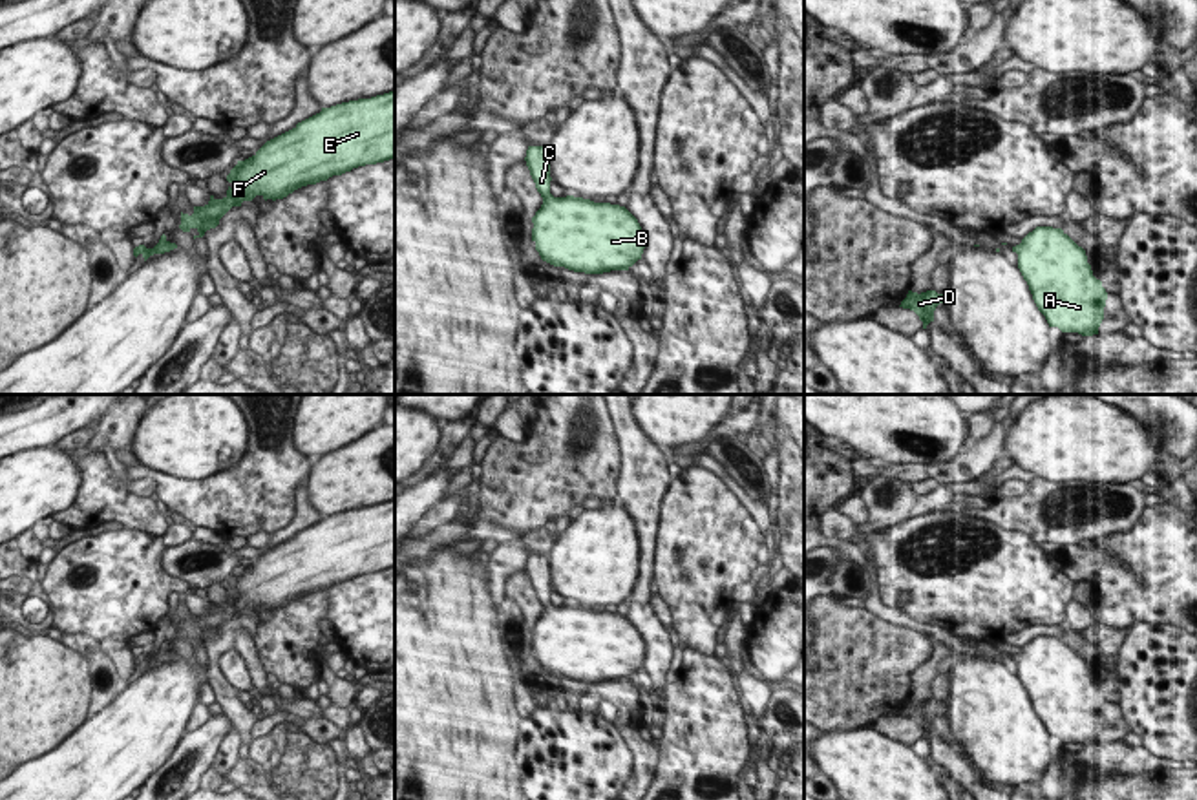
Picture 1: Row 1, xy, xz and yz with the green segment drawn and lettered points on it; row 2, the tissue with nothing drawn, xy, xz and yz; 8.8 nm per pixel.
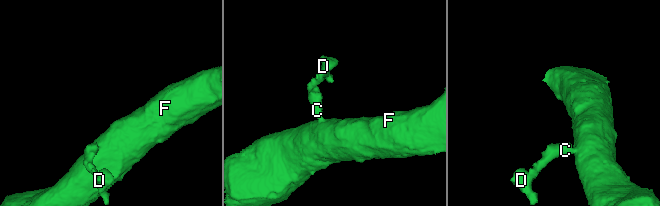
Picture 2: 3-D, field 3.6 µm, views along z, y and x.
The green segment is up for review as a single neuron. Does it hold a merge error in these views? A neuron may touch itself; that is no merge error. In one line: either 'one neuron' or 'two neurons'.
one neuron

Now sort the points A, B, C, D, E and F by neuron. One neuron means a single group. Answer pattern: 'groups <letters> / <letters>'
groups A B C D E F

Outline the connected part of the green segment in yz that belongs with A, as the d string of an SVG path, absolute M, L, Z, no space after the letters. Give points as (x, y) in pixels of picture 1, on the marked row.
M1036 226L1012 252L1049 327L1082 336L1098 334L1107 292L1093 276L1082 247L1062 228Z

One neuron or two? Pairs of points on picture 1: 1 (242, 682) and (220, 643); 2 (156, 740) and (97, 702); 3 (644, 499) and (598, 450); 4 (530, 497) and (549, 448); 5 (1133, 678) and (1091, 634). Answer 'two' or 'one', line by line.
1: two
2: two
3: two
4: one
5: two

